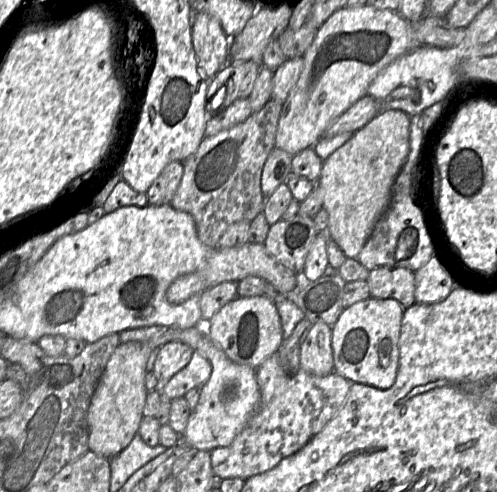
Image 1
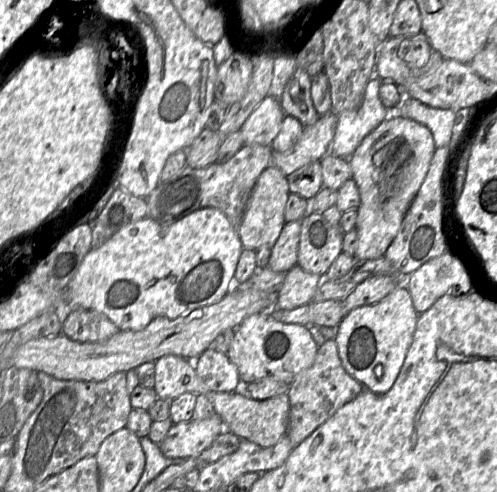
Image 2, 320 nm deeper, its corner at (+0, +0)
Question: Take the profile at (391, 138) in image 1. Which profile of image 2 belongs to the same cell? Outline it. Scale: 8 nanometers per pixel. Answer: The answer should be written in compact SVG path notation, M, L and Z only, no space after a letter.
M389 116L363 139L349 158L352 179L360 194L355 227L357 259L372 260L385 255L427 175L435 149L428 127L406 117Z

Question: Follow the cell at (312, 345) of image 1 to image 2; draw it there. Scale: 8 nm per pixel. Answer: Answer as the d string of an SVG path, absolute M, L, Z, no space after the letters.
M335 339L319 346L314 363L299 373L288 390L290 416L286 437L293 447L300 444L316 428L331 418L341 407L353 401L364 391L363 386L344 368Z

